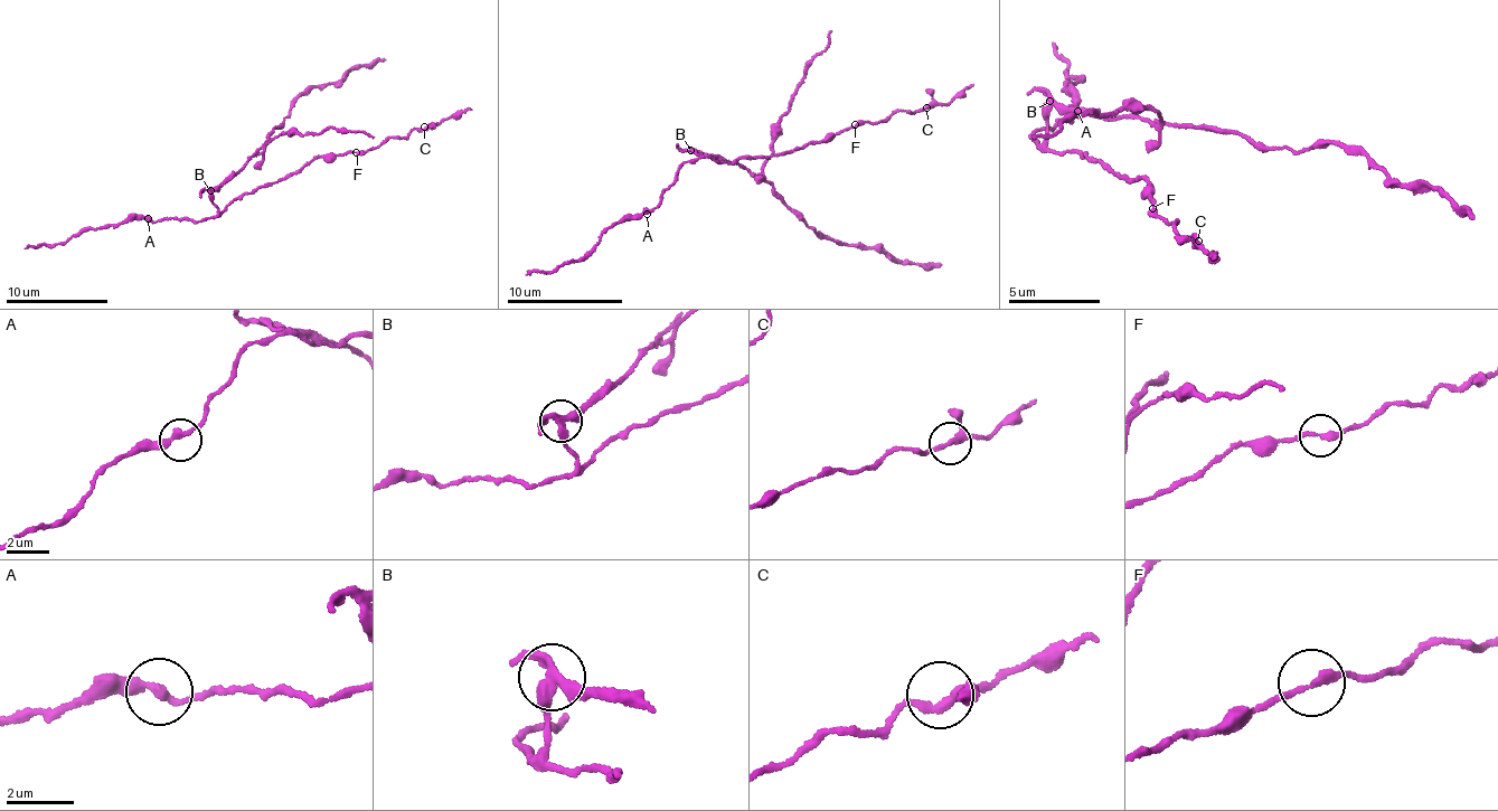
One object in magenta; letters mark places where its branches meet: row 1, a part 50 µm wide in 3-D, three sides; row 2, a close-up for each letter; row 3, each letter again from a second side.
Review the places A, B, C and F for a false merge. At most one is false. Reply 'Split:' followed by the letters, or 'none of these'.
Split: B

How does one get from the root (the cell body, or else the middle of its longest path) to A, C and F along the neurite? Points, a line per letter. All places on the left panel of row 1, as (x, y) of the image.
A: (213, 199), (218, 209), (209, 218), (148, 218)
C: (213, 199), (225, 211), (236, 198), (297, 175), (313, 159), (378, 148), (424, 126)
F: (213, 199), (218, 211), (225, 211), (236, 198), (297, 175), (313, 159), (357, 151)

